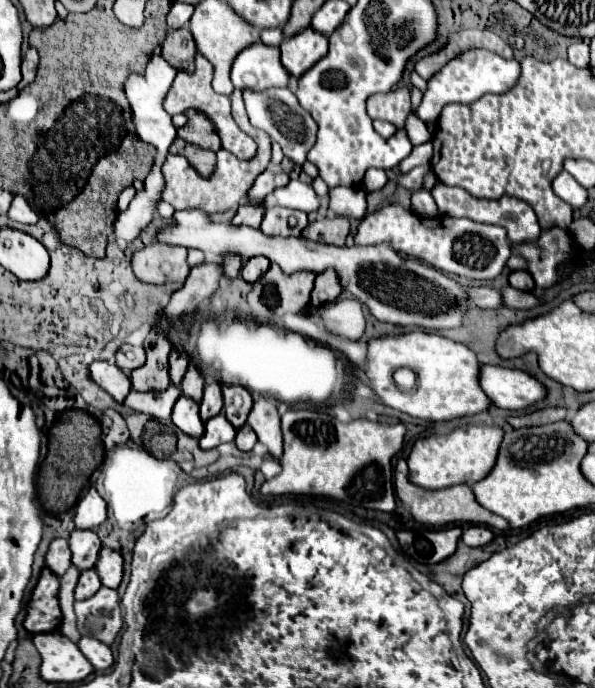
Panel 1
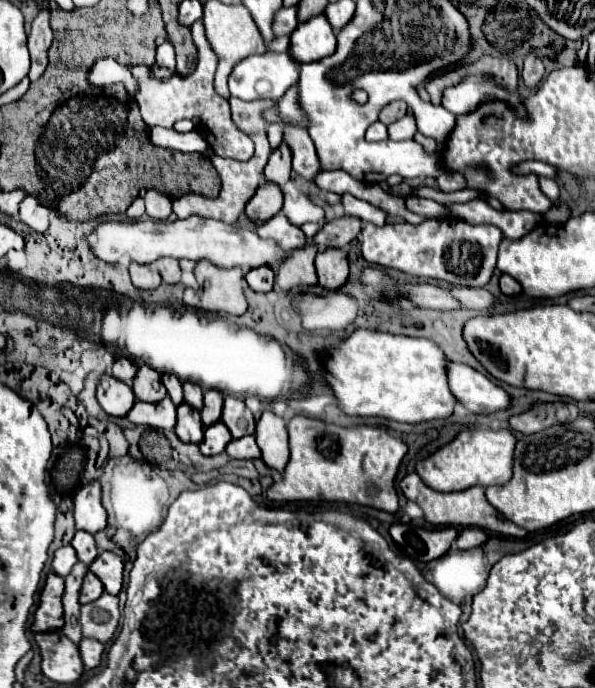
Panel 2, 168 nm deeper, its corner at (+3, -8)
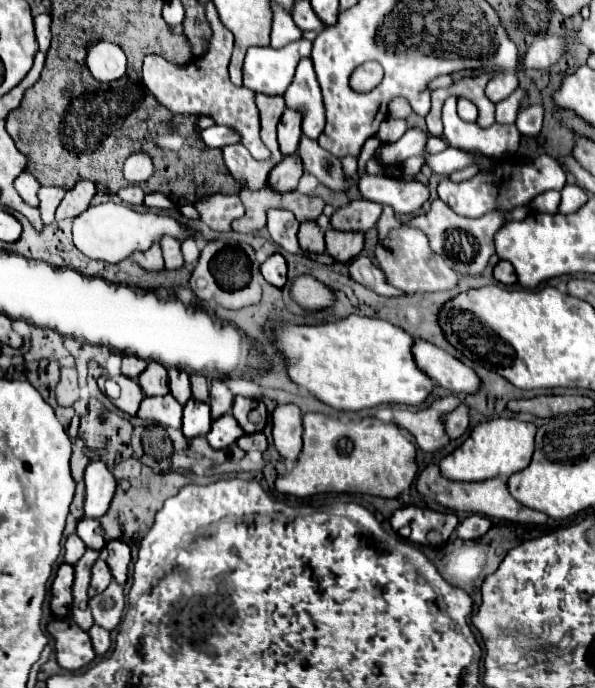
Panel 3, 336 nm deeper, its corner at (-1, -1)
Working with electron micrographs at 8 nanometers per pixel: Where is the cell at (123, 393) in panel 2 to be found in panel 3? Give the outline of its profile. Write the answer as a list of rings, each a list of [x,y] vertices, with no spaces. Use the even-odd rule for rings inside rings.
[[[116,376],[114,380],[116,380],[116,384],[122,388],[122,394],[120,394],[116,400],[112,400],[114,406],[120,406],[122,412],[126,412],[126,414],[130,414],[130,416],[136,416],[138,406],[140,406],[140,402],[144,400],[144,394],[140,396],[140,386],[138,386],[138,382],[132,380],[132,378],[126,378],[126,376]]]

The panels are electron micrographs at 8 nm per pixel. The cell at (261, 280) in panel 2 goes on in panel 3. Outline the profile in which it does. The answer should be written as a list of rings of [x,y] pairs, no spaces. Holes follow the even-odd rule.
[[[272,254],[272,256],[262,264],[260,272],[262,272],[262,276],[264,276],[270,284],[274,284],[274,286],[278,286],[278,288],[282,288],[282,286],[286,284],[286,260],[284,260],[280,254]]]

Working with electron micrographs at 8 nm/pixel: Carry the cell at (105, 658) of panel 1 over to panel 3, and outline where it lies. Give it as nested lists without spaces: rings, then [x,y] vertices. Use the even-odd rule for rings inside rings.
[[[94,624],[94,626],[88,630],[88,634],[90,634],[90,638],[92,638],[92,646],[94,646],[96,654],[102,656],[102,654],[110,648],[110,632],[104,630],[102,626],[96,626],[96,624]]]

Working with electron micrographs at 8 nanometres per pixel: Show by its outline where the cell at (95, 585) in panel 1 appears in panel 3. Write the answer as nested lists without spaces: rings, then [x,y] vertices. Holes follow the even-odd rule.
[[[96,560],[96,564],[92,566],[92,582],[90,582],[90,596],[100,594],[108,584],[112,582],[112,572],[108,568],[108,564],[104,560]]]

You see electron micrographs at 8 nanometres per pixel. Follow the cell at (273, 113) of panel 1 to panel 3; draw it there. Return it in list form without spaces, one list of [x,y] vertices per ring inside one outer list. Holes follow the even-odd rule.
[[[302,136],[298,154],[304,162],[304,170],[314,174],[320,180],[320,184],[324,184],[326,188],[338,190],[338,192],[346,192],[350,188],[350,178],[344,174],[340,158],[320,148],[316,140]]]

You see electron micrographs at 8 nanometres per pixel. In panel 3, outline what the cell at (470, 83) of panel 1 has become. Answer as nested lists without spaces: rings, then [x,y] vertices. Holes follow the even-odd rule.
[[[448,98],[444,102],[442,122],[444,122],[444,136],[454,148],[480,150],[484,156],[496,160],[514,158],[518,152],[522,134],[518,132],[516,124],[510,126],[496,124],[482,129],[476,126],[476,123],[460,122],[460,116],[456,114],[456,98]]]

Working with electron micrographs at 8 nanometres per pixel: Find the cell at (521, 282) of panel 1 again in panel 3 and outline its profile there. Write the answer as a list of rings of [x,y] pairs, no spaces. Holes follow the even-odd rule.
[[[500,260],[496,266],[494,266],[494,278],[502,284],[514,284],[518,278],[516,278],[516,272],[514,272],[514,266],[506,260]]]

